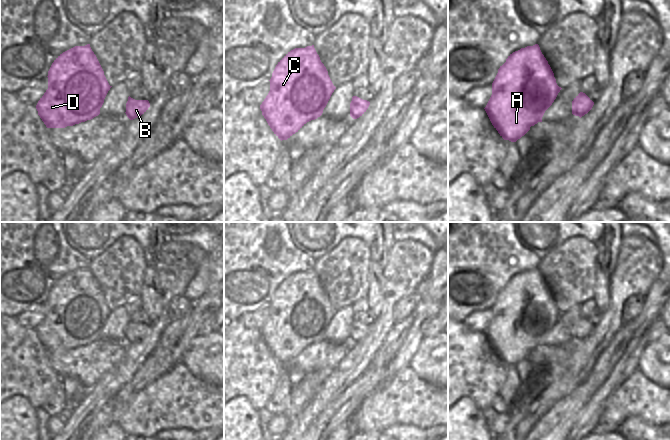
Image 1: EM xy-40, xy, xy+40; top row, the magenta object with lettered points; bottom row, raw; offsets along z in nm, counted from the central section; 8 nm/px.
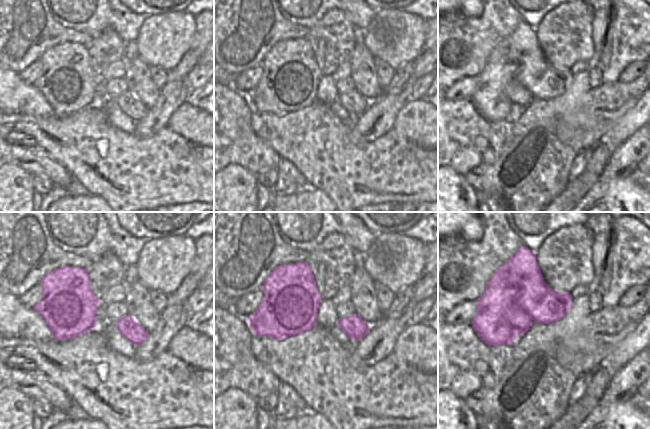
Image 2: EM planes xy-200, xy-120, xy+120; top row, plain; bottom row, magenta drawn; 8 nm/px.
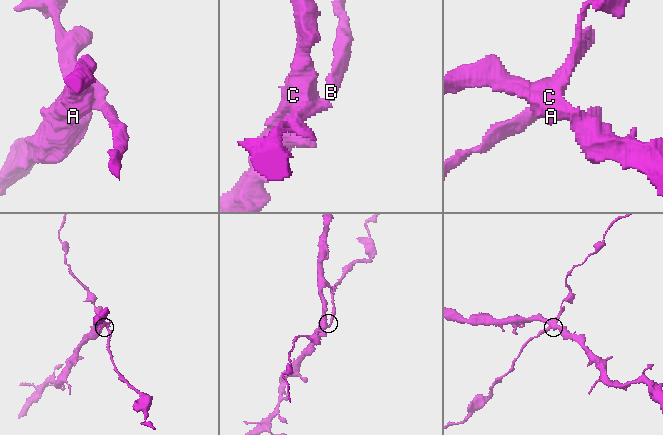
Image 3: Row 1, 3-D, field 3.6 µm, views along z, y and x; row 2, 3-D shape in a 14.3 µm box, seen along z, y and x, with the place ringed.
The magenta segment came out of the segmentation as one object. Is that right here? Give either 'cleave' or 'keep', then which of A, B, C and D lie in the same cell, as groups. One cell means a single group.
cleave; A C D / B

